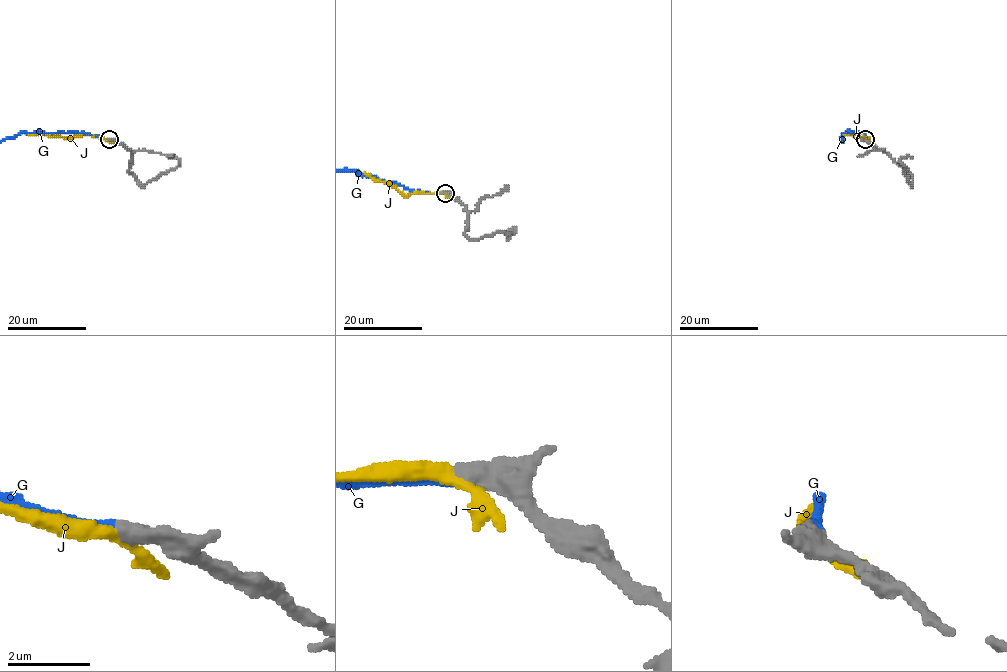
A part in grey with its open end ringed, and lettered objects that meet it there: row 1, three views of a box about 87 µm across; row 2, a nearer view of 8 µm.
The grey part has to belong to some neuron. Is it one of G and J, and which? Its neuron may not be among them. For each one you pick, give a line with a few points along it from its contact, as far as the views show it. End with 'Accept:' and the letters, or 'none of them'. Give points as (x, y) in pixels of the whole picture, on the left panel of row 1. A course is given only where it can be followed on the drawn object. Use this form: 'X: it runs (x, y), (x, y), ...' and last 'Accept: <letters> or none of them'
Accept: G

